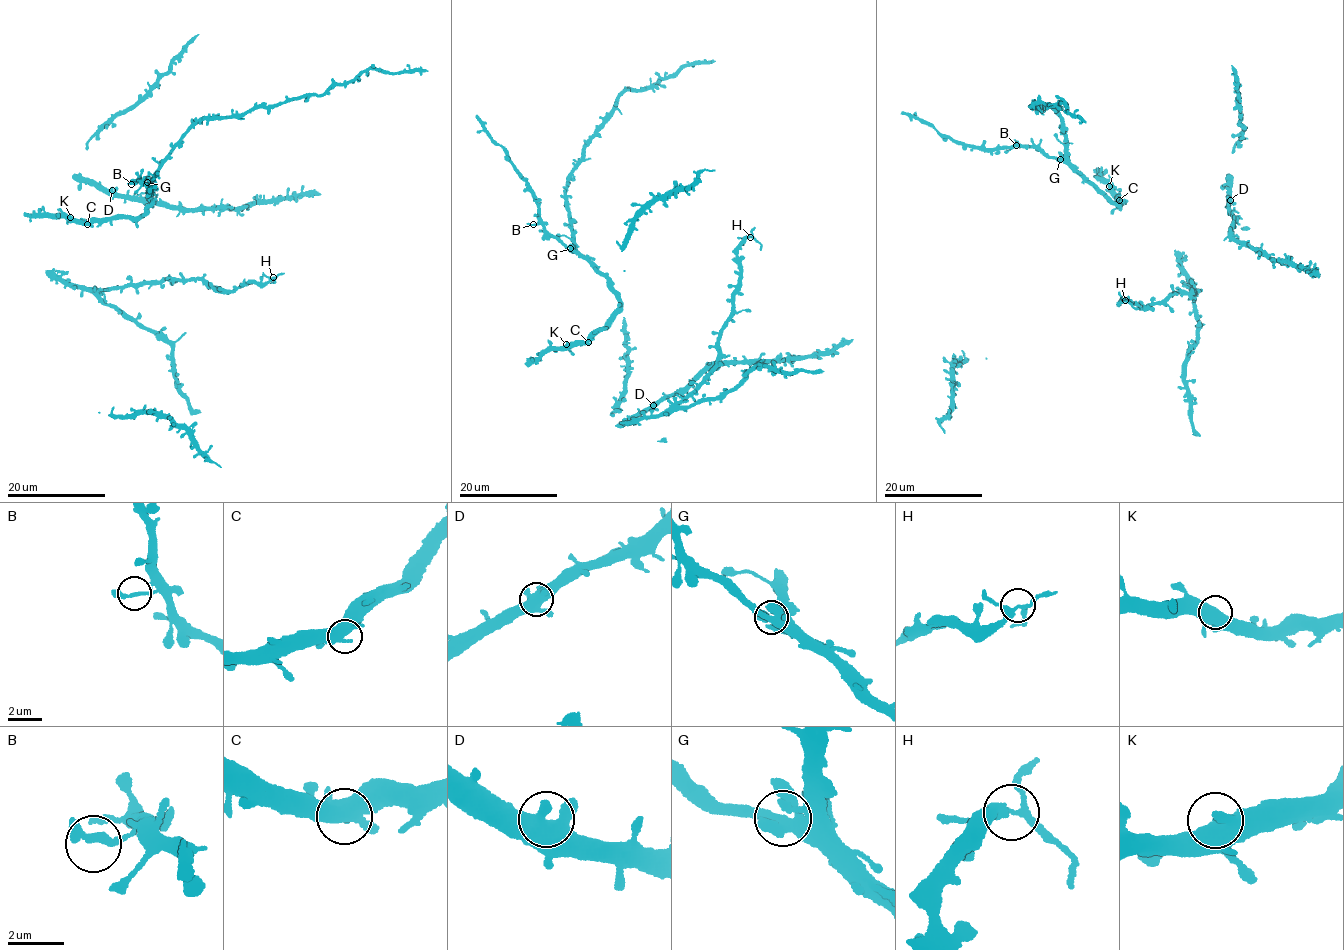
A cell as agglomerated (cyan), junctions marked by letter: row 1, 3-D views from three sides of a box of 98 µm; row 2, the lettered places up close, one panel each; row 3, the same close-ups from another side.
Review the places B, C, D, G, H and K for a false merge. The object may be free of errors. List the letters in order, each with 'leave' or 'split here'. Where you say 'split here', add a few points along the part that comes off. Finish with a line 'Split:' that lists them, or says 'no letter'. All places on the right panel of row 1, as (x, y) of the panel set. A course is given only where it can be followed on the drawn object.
B: leave
C: leave
D: leave
G: leave
H: split here; foreign part runs (1125, 300), (1138, 309)
K: leave
Split: H

